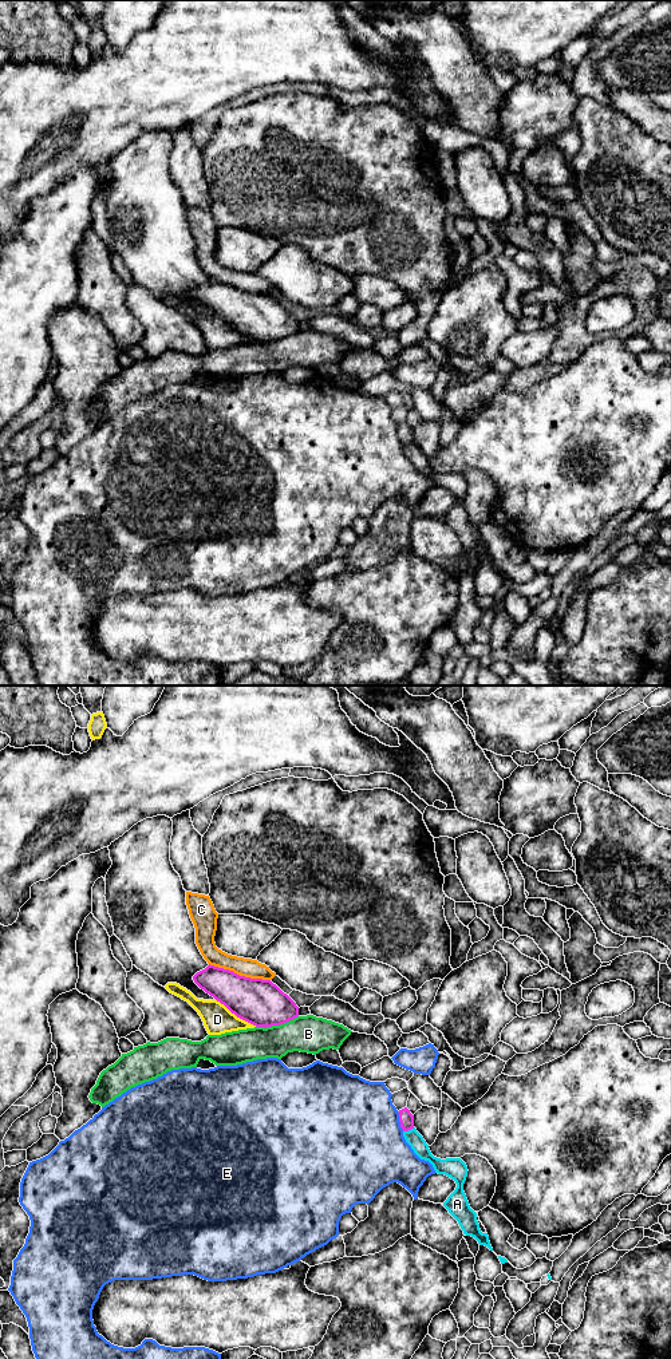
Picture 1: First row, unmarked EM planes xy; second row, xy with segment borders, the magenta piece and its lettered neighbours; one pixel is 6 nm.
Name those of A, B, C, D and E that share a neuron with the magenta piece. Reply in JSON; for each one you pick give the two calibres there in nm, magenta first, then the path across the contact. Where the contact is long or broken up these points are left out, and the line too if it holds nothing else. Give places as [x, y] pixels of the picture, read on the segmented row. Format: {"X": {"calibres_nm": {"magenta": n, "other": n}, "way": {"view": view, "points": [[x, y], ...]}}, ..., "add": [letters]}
{"add": []}

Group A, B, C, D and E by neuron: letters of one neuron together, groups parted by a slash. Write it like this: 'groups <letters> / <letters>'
groups A / B / C / D / E

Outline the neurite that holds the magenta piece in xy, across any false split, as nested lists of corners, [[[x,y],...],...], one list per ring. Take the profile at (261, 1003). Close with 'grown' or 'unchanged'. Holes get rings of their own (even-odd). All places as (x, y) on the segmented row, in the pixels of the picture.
[[[210,964],[193,980],[237,1018],[256,1027],[280,1026],[299,1016],[296,1003],[271,980],[240,976]]]; unchanged

